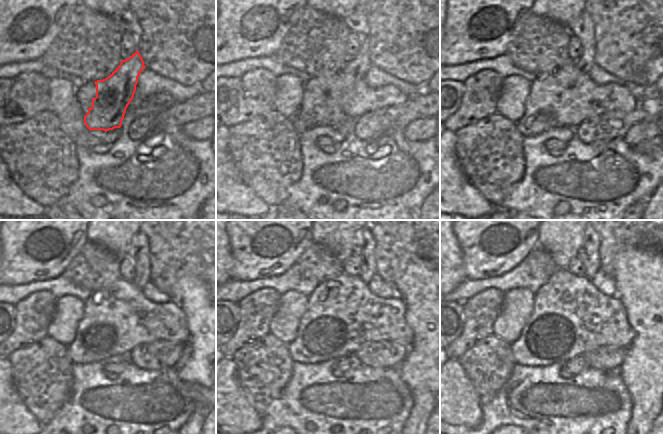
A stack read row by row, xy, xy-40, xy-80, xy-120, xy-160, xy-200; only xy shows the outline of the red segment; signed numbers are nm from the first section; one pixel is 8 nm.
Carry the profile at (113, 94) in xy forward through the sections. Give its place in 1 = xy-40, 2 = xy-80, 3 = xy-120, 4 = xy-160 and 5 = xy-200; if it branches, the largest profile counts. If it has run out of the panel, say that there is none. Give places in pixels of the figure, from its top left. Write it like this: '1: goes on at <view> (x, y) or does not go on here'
1: goes on at xy-40 (354, 70)
2: goes on at xy-80 (584, 63)
3: goes on at xy-120 (142, 266)
4: goes on at xy-160 (367, 258)
5: goes on at xy-200 (589, 253)

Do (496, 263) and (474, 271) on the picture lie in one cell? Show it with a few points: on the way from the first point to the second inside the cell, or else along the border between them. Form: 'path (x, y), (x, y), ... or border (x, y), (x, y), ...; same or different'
path (491, 263), (482, 263), (479, 266); same

